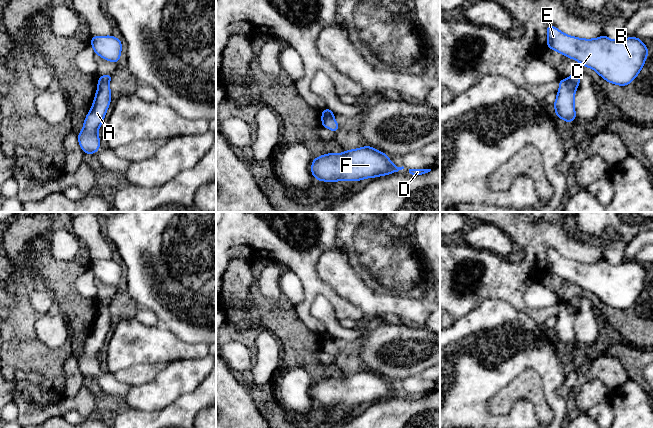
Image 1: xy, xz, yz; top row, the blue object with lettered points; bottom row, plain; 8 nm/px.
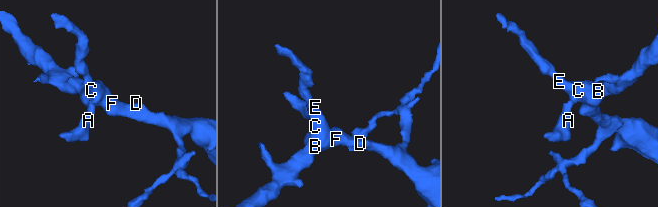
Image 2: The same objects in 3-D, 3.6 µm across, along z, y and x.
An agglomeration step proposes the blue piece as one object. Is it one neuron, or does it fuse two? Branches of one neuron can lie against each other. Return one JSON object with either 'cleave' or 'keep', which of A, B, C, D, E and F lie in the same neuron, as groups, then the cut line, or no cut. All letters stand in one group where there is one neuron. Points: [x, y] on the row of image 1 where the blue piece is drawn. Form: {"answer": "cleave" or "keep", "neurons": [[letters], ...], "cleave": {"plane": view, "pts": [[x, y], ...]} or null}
{"answer": "cleave", "neurons": [["A"], ["B", "C", "D", "E", "F"]], "cleave": {"plane": "xz", "pts": [[333, 116], [322, 118]]}}

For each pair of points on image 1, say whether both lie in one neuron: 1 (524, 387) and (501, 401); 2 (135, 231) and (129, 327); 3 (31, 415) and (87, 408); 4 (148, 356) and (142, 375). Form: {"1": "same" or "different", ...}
{"1": "same", "2": "same", "3": "same", "4": "different"}

